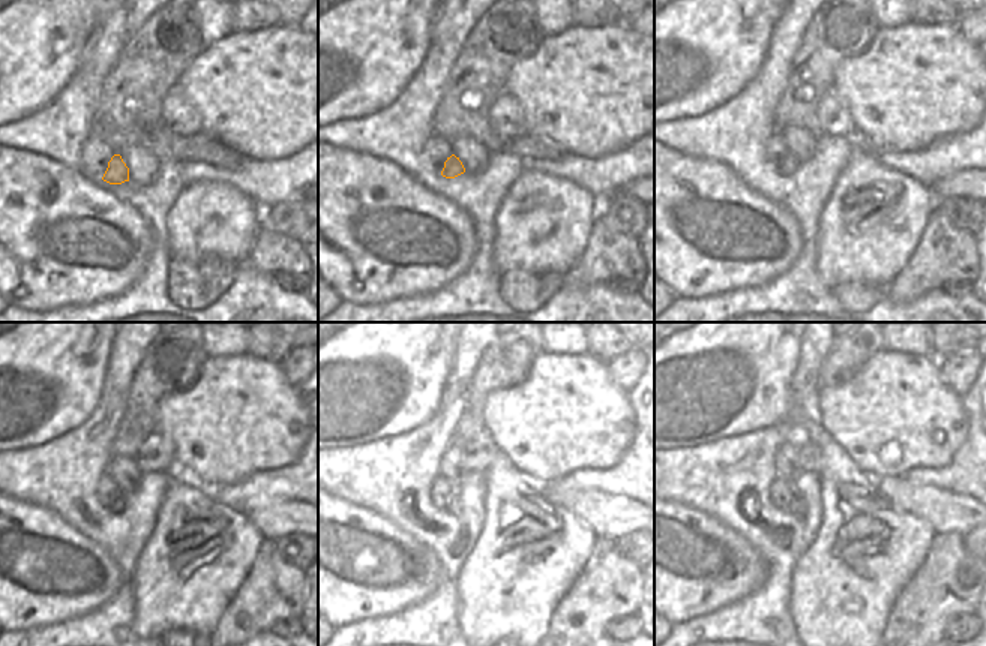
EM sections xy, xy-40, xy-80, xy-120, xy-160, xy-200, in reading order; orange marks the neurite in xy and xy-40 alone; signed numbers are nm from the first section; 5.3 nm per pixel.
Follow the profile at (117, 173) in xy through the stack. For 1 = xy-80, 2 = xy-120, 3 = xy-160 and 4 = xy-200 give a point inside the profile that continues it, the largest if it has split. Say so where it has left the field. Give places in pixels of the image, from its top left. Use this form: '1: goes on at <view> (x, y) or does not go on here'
1: goes on at xy-80 (790, 162)
2: goes on at xy-120 (119, 502)
3: goes on at xy-160 (455, 505)
4: goes on at xy-200 (796, 505)

